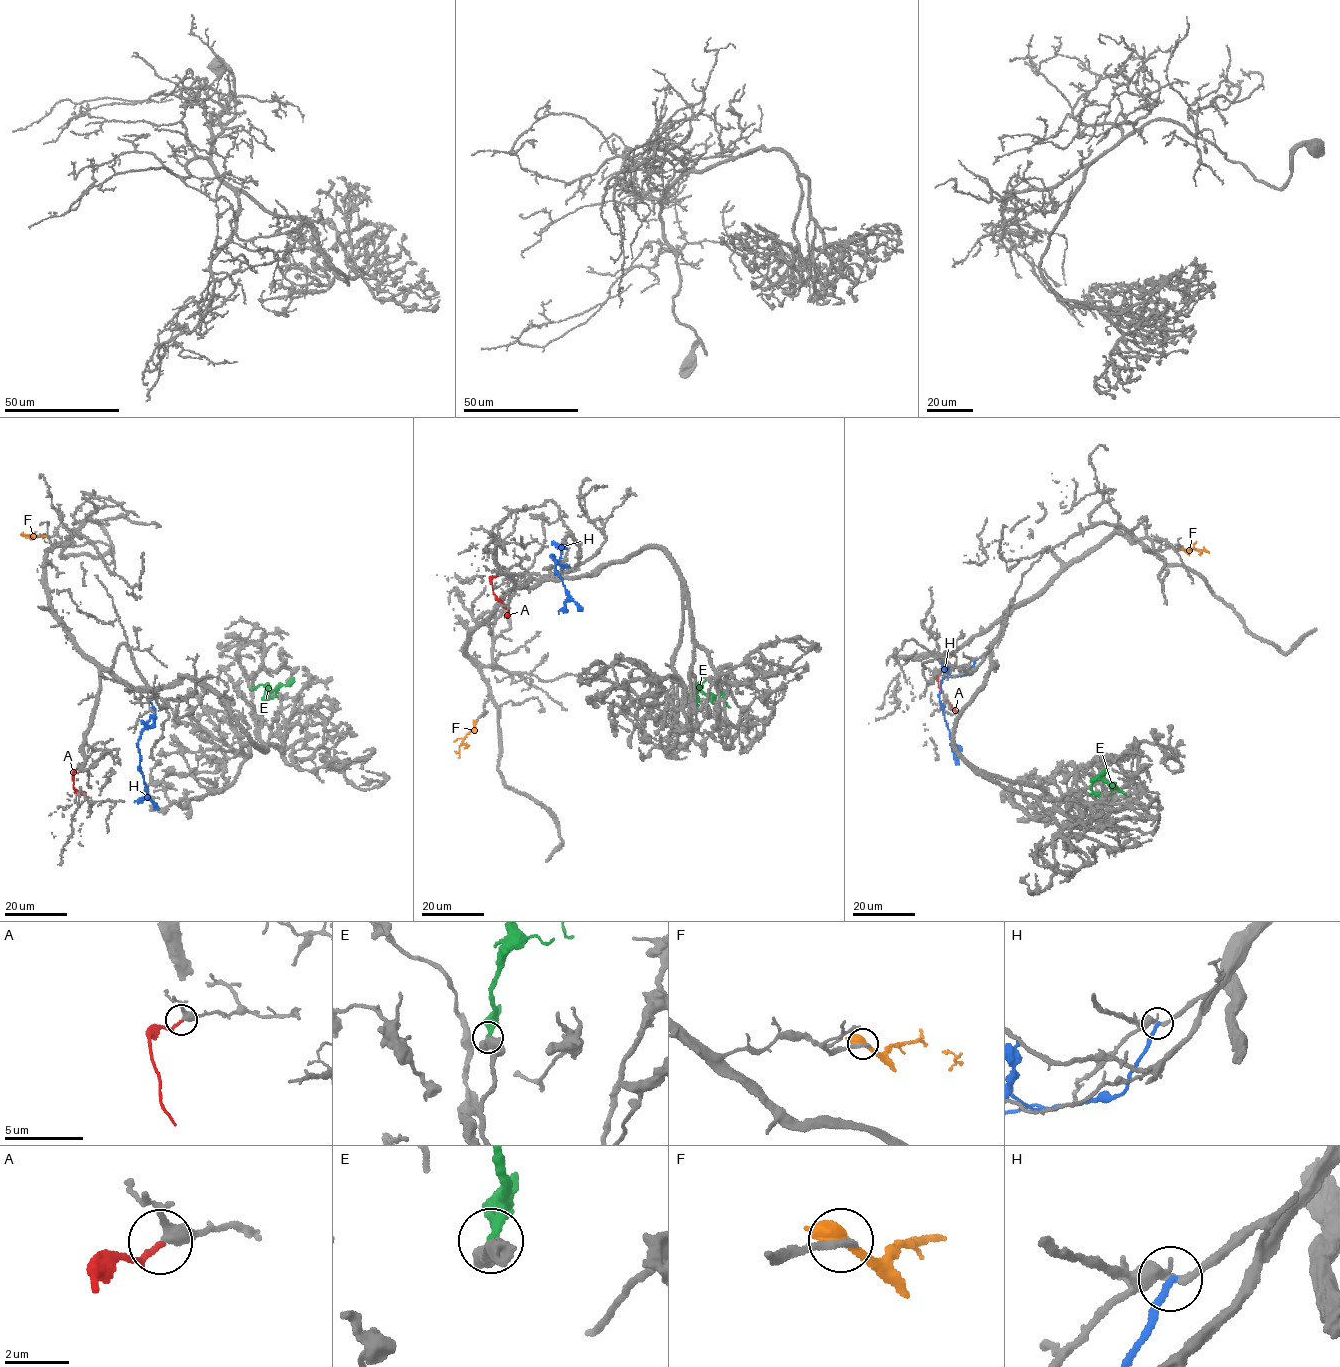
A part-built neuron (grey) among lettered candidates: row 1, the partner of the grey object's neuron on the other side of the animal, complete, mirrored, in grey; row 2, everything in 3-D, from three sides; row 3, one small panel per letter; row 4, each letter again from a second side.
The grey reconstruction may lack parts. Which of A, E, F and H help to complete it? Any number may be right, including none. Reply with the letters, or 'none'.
E

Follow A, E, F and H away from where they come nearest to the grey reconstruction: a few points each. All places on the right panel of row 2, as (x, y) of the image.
A: (940, 672), (937, 677), (938, 687), (956, 712), (961, 712)
E: (1089, 793), (1092, 791), (1092, 780), (1100, 776), (1111, 783), (1110, 786), (1125, 794)
F: (1182, 549), (1208, 552)
H: (976, 659), (969, 673), (947, 676), (941, 682), (939, 695), (958, 764)

